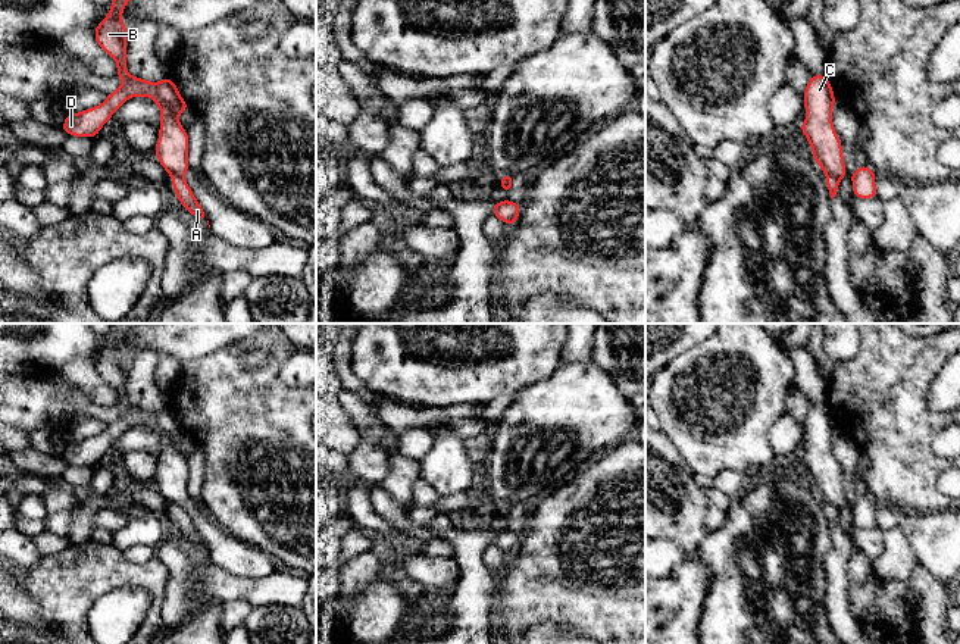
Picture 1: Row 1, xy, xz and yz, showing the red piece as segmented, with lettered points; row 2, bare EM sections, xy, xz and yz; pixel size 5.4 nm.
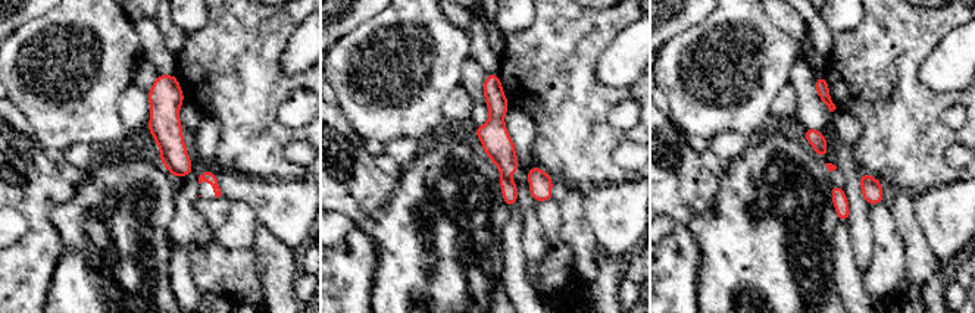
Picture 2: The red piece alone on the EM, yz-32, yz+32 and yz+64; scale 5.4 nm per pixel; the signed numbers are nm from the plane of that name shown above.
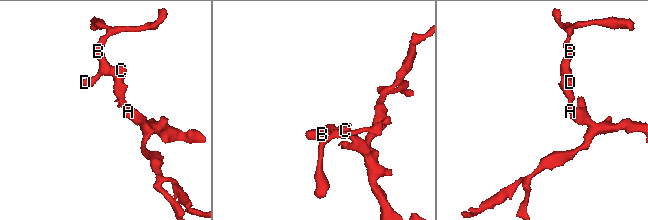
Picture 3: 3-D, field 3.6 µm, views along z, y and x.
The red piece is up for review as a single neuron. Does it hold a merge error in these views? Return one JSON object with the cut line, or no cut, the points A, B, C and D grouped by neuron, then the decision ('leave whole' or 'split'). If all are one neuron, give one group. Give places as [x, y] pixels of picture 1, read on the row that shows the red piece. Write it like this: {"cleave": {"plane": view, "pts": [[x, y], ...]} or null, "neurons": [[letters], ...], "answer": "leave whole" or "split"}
{"cleave": {"plane": "yz", "pts": [[826, 175], [838, 180]]}, "neurons": [["A"], ["B", "C", "D"]], "answer": "split"}

